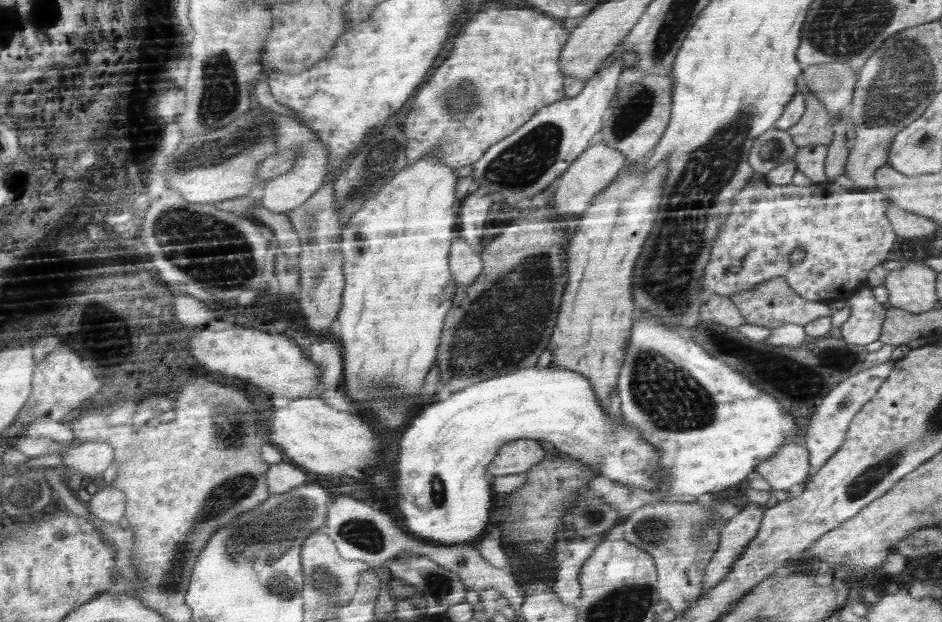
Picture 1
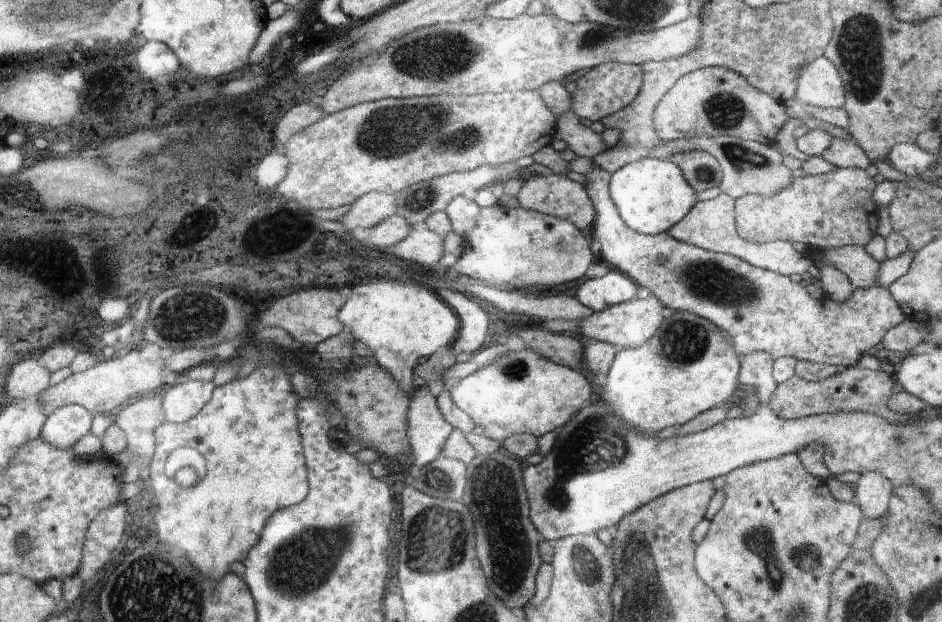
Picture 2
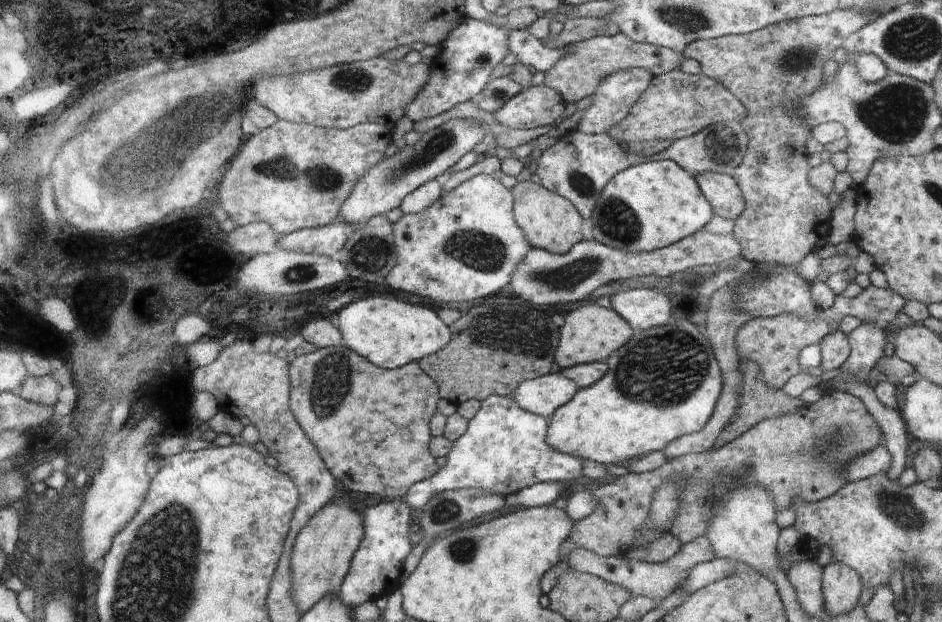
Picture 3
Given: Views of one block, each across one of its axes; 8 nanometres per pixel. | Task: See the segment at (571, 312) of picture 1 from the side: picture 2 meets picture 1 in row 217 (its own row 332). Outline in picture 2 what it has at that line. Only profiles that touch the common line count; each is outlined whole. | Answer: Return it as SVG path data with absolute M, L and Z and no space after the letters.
M651 294L645 300L636 298L631 302L612 306L604 311L593 313L584 321L579 322L580 337L584 341L601 341L614 345L617 349L644 348L663 325L662 312L664 308L663 302L654 294Z

